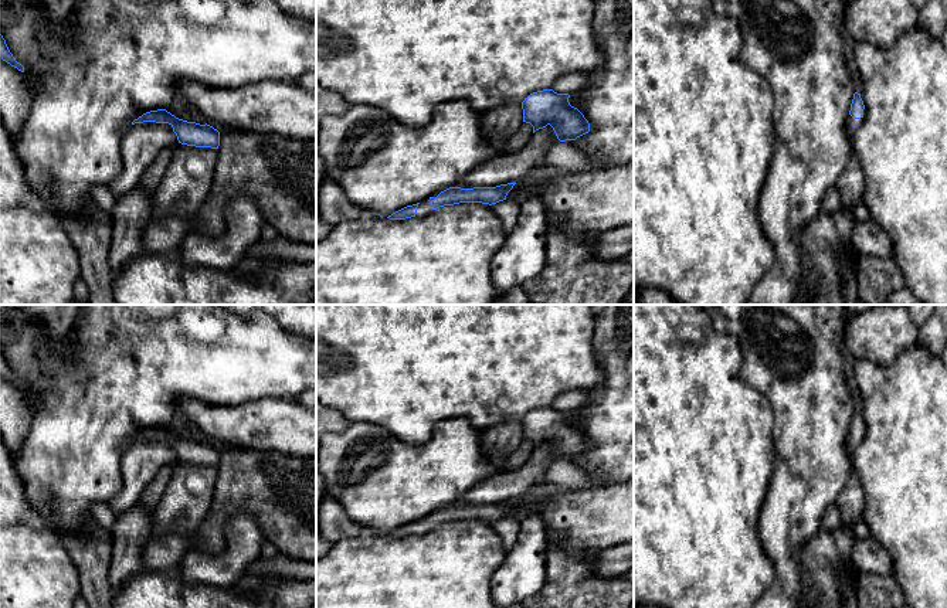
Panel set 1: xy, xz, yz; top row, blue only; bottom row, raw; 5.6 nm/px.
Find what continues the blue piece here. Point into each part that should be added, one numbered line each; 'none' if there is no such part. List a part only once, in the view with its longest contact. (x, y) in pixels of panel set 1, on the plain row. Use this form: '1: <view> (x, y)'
1: xy (180, 424)

